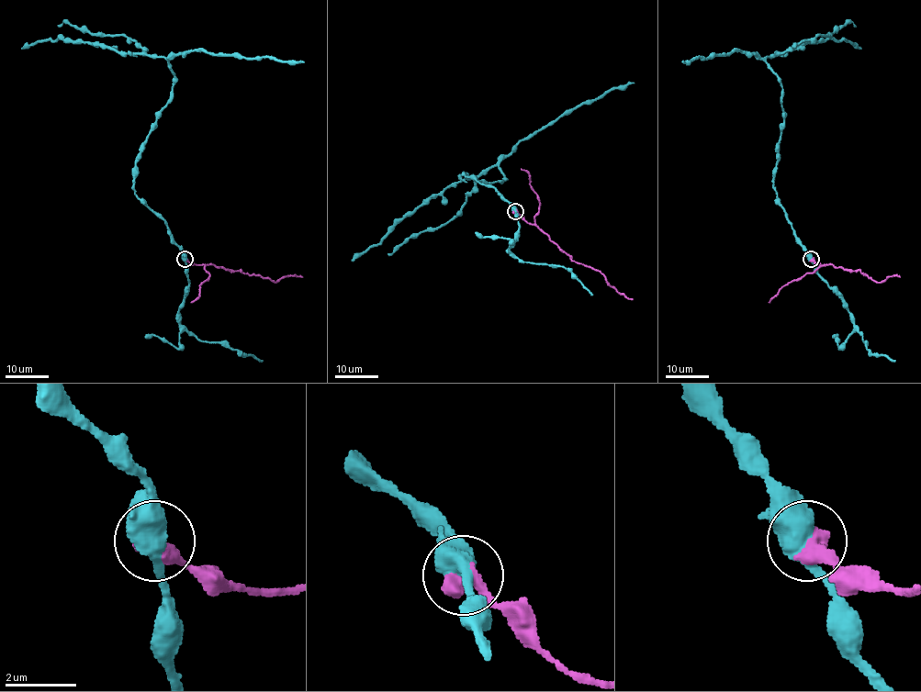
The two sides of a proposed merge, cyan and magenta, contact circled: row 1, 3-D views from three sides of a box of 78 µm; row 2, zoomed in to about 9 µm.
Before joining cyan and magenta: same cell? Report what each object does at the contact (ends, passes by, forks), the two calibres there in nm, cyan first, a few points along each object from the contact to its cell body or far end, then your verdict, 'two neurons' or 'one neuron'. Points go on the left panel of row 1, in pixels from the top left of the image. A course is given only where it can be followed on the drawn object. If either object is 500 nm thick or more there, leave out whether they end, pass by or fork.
550/550 nm | cyan via (185, 259), (134, 186), (140, 145), (172, 89), (166, 59), (63, 39), (21, 49) | magenta via (185, 259), (198, 264), (241, 270), (275, 282), (290, 275), (302, 277) | two neurons

